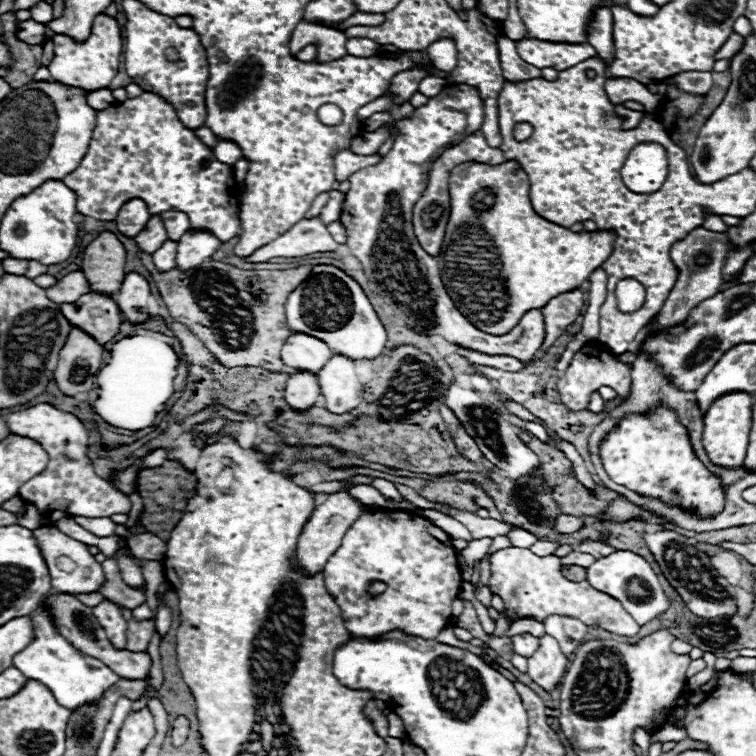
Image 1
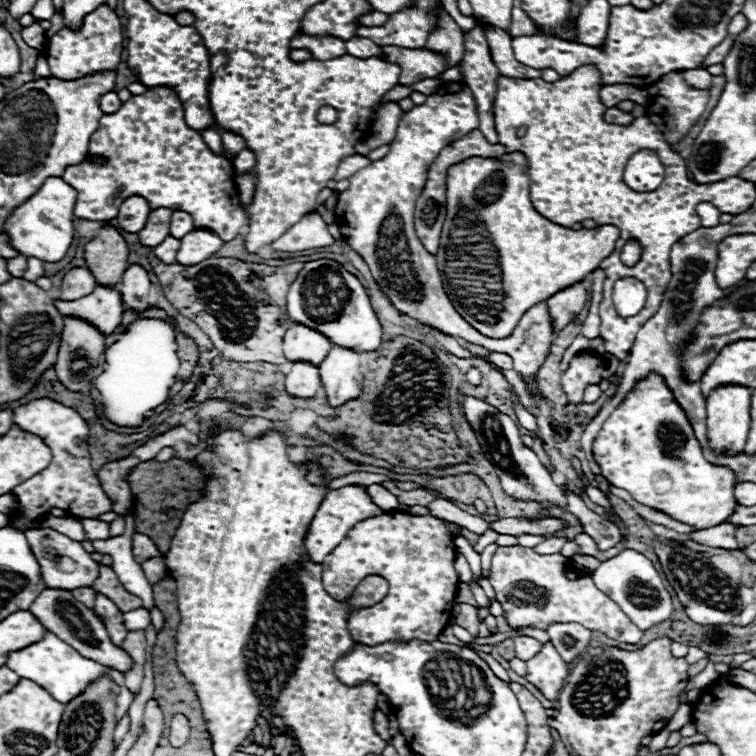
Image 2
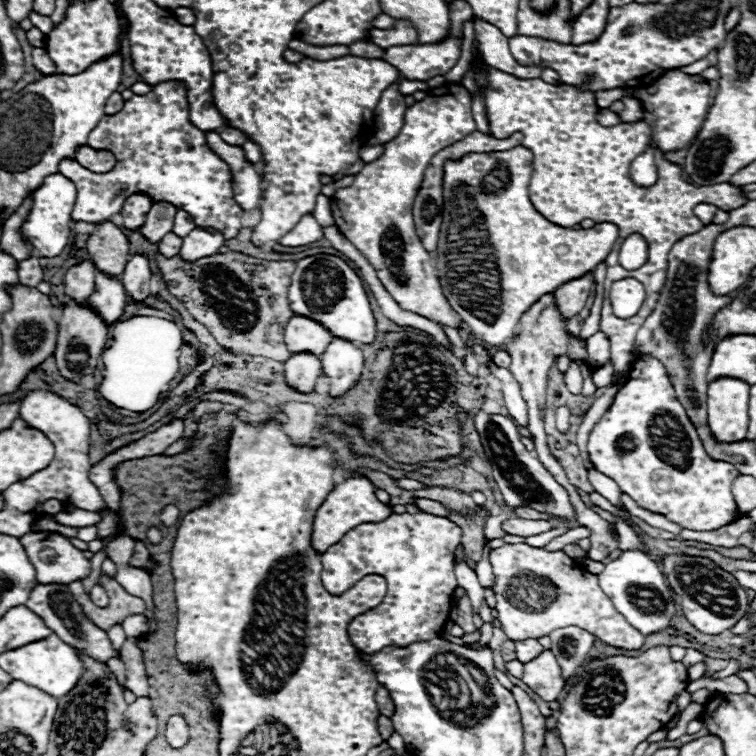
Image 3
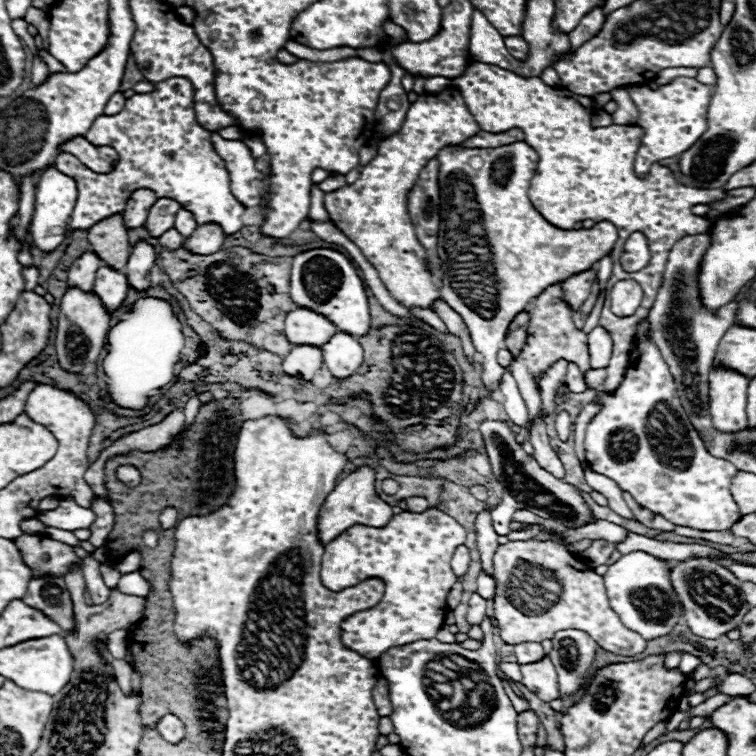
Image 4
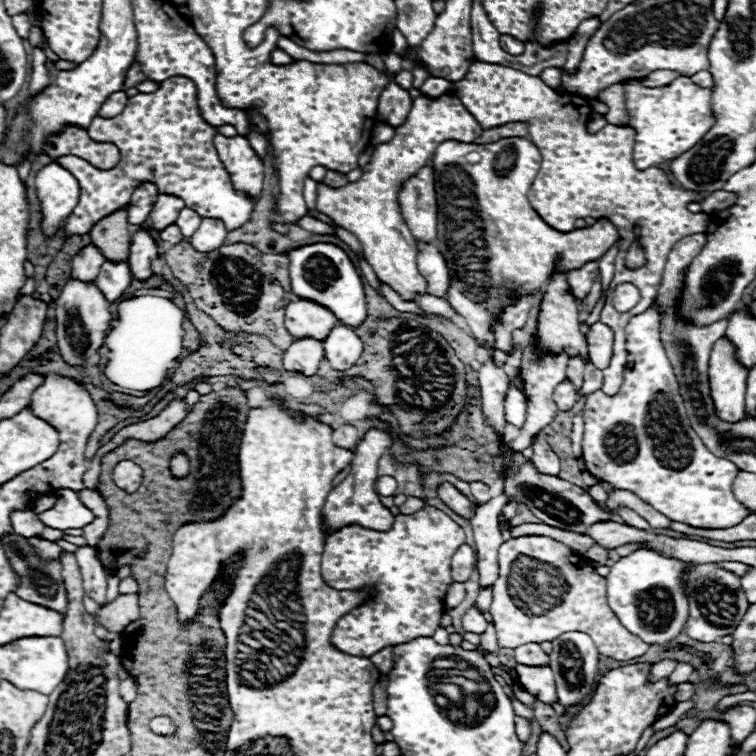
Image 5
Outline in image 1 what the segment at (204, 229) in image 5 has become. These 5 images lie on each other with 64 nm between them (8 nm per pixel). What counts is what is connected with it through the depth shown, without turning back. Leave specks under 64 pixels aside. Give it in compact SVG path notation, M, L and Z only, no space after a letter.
M190 230L184 234L184 238L178 240L178 250L176 250L176 266L180 270L190 270L208 260L218 248L220 240L212 238L212 234L204 230Z

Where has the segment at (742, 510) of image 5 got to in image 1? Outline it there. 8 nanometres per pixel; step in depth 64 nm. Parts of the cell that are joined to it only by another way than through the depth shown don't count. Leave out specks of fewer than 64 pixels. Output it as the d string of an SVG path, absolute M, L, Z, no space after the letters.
M660 406L648 414L630 414L600 444L600 460L606 474L644 498L658 498L672 508L690 510L700 518L712 518L724 508L722 480L696 456L690 434L676 418L676 412Z

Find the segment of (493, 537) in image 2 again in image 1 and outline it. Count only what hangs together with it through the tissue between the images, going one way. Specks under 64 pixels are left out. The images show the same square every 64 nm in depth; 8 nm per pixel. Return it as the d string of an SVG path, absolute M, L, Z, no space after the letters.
M492 538L470 540L468 548L460 552L460 554L466 558L466 562L470 564L470 570L466 570L466 572L464 572L464 580L466 580L466 582L470 580L470 574L472 574L472 564L474 564L474 560L482 560L482 558L484 558L484 554L486 554L486 550L490 548L490 544L492 544Z

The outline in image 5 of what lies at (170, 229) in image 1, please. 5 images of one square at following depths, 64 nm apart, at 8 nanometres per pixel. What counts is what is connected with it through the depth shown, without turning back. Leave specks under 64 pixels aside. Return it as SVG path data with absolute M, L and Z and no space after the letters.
M192 208L180 210L178 220L176 220L176 224L180 226L180 230L182 230L182 234L184 234L186 238L190 238L190 236L196 232L196 228L200 226L200 222L202 222L200 214L196 214Z

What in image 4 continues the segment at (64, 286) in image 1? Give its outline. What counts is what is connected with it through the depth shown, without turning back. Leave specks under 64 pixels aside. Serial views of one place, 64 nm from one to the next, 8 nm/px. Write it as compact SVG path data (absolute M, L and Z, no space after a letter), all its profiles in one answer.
M84 252L80 258L74 260L68 272L68 286L78 286L82 290L92 290L94 288L94 278L96 270L102 266L102 260L92 252Z

